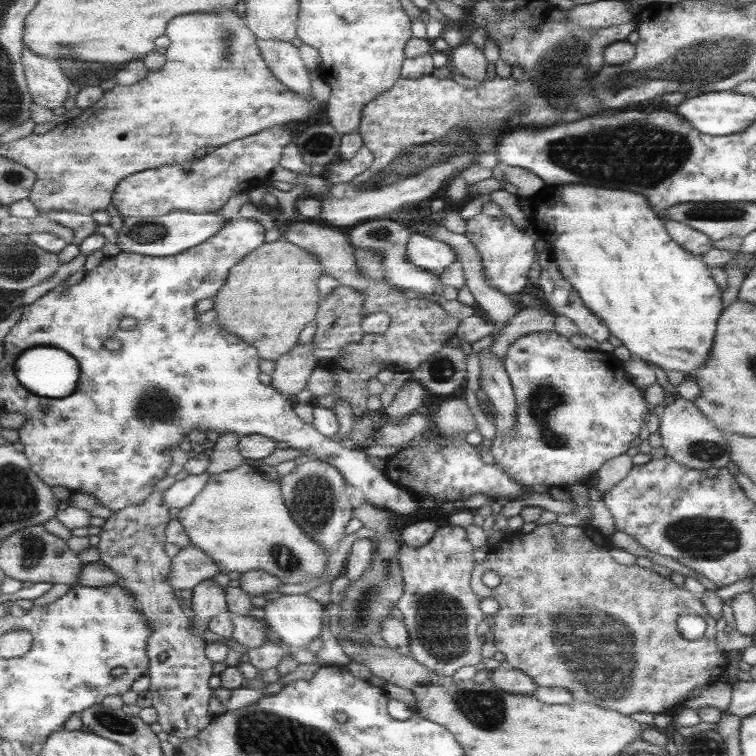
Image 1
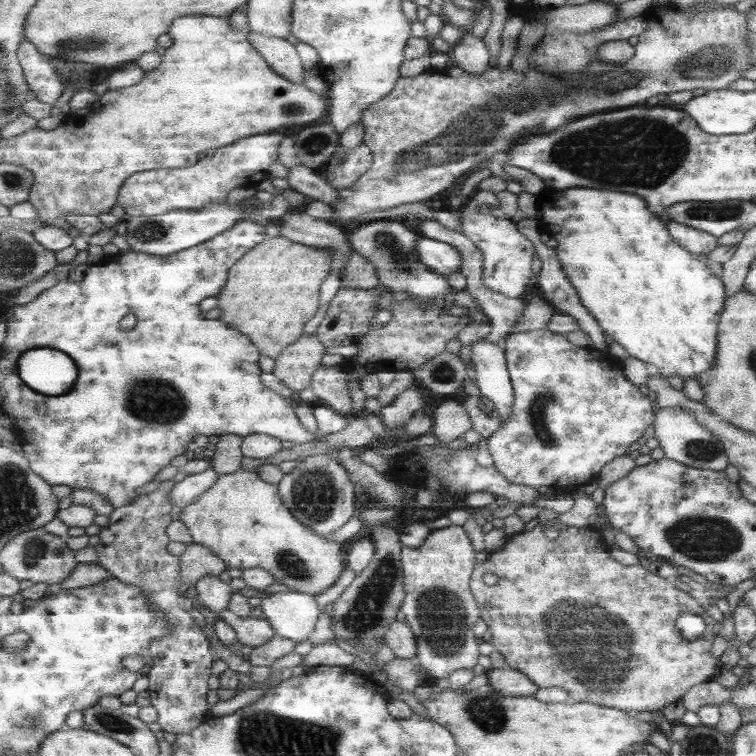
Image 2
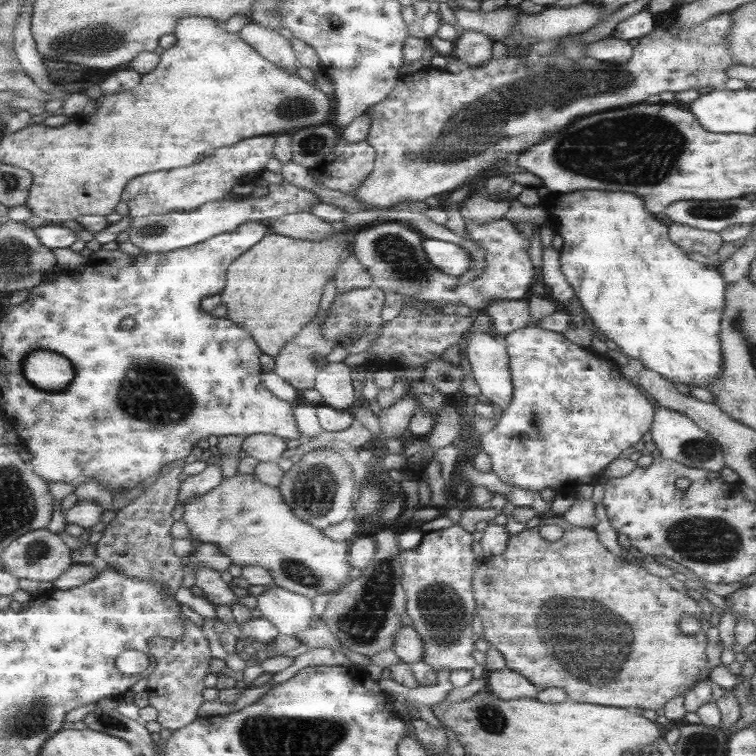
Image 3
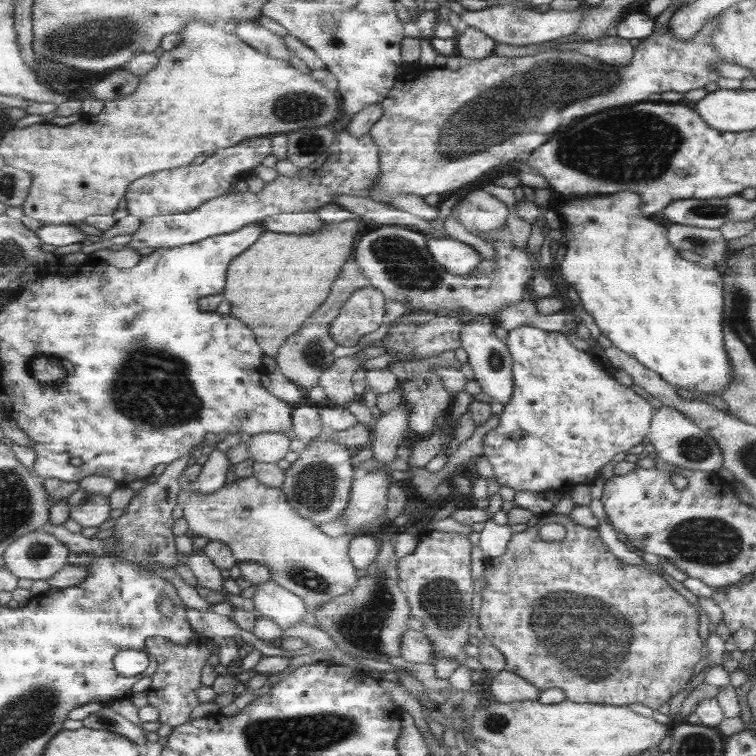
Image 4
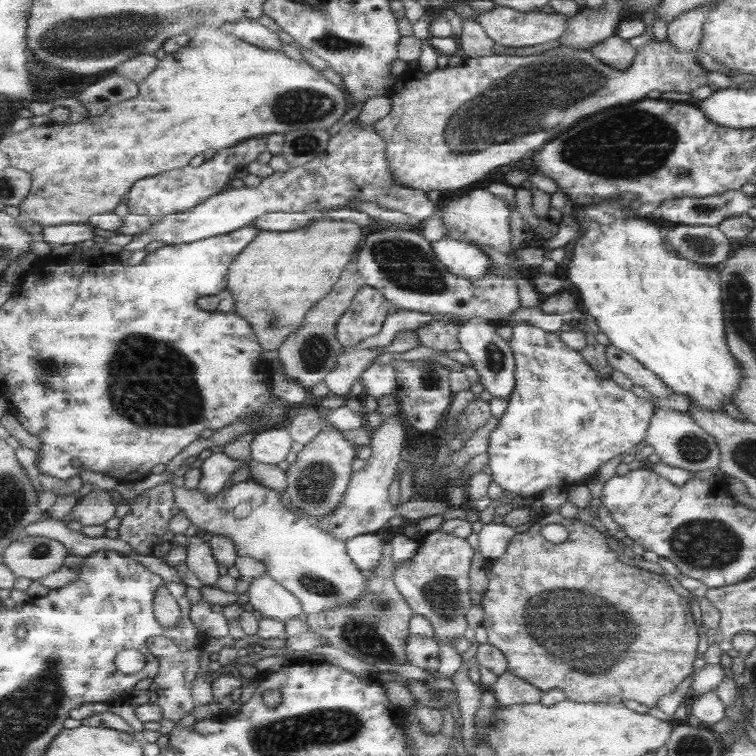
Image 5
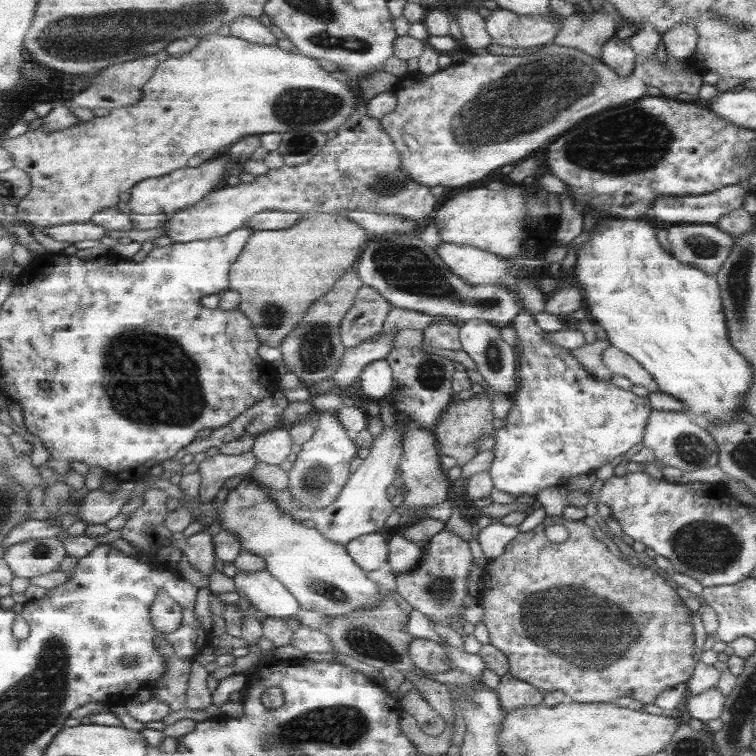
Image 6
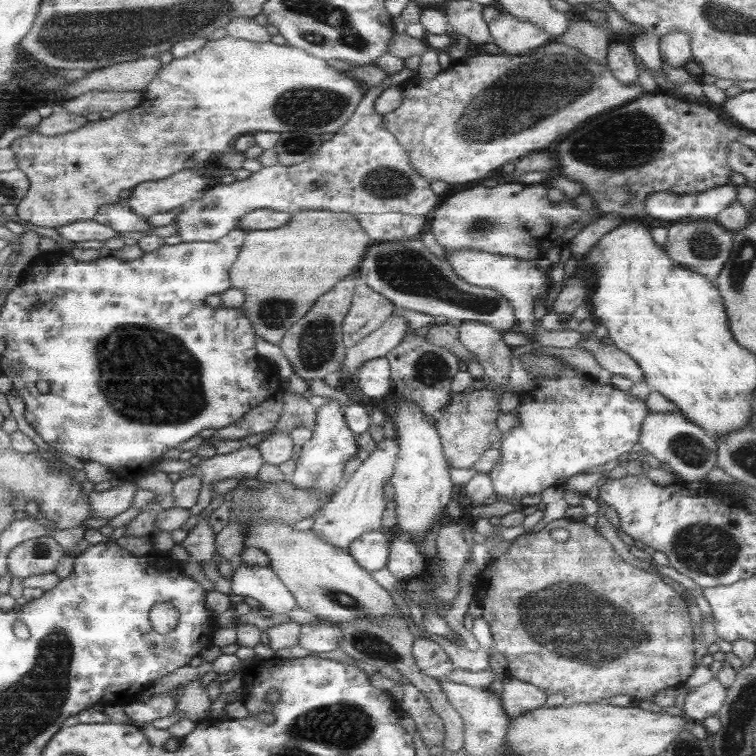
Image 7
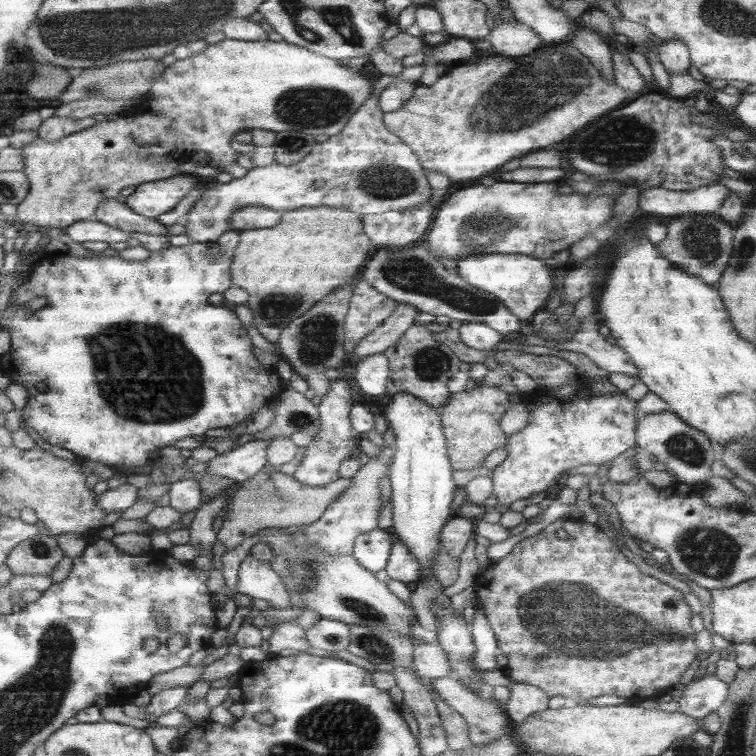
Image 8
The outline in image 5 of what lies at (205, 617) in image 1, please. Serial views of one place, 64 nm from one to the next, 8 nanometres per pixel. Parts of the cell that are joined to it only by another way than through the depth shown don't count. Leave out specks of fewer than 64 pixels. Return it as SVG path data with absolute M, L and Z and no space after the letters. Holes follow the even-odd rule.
M202 534L190 537L185 552L185 561L190 571L206 586L215 587L219 578L219 562L213 554L210 541L203 540Z

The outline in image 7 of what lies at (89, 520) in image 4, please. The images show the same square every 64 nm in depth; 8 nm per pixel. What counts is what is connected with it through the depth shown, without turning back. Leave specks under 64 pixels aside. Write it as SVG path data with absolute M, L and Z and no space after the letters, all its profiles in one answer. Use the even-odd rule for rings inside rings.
M129 481L105 492L91 492L89 500L94 517L112 519L119 516L121 512L131 508L137 490L136 482Z

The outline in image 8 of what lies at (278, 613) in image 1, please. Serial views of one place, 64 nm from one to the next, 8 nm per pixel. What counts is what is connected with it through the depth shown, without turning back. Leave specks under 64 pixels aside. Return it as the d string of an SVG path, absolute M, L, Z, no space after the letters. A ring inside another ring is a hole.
M250 553L240 566L239 578L236 588L238 593L267 600L272 608L292 608L290 594L282 583L283 579L270 562L256 559Z

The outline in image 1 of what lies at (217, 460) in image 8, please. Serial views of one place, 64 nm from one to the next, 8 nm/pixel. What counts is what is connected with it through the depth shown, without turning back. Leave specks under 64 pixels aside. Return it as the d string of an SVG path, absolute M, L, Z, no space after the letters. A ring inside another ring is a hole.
M205 472L200 475L188 475L163 492L163 504L169 508L182 509L191 505L197 496L207 487L212 476Z

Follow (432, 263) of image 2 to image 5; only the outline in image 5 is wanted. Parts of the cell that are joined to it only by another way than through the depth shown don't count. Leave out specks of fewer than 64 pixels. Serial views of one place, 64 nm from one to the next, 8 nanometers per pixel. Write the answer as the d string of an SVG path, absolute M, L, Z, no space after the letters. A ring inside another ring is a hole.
M441 237L440 240L430 243L434 258L447 271L465 280L479 280L489 275L491 261L477 245L451 240Z

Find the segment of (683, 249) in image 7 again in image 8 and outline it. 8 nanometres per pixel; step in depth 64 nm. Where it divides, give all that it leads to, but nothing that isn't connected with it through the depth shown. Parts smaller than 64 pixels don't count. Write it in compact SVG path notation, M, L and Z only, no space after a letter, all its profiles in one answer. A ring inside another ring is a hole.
M680 214L667 224L665 236L655 248L675 268L696 276L703 284L715 287L732 255L732 234L735 228L717 220L713 214Z

